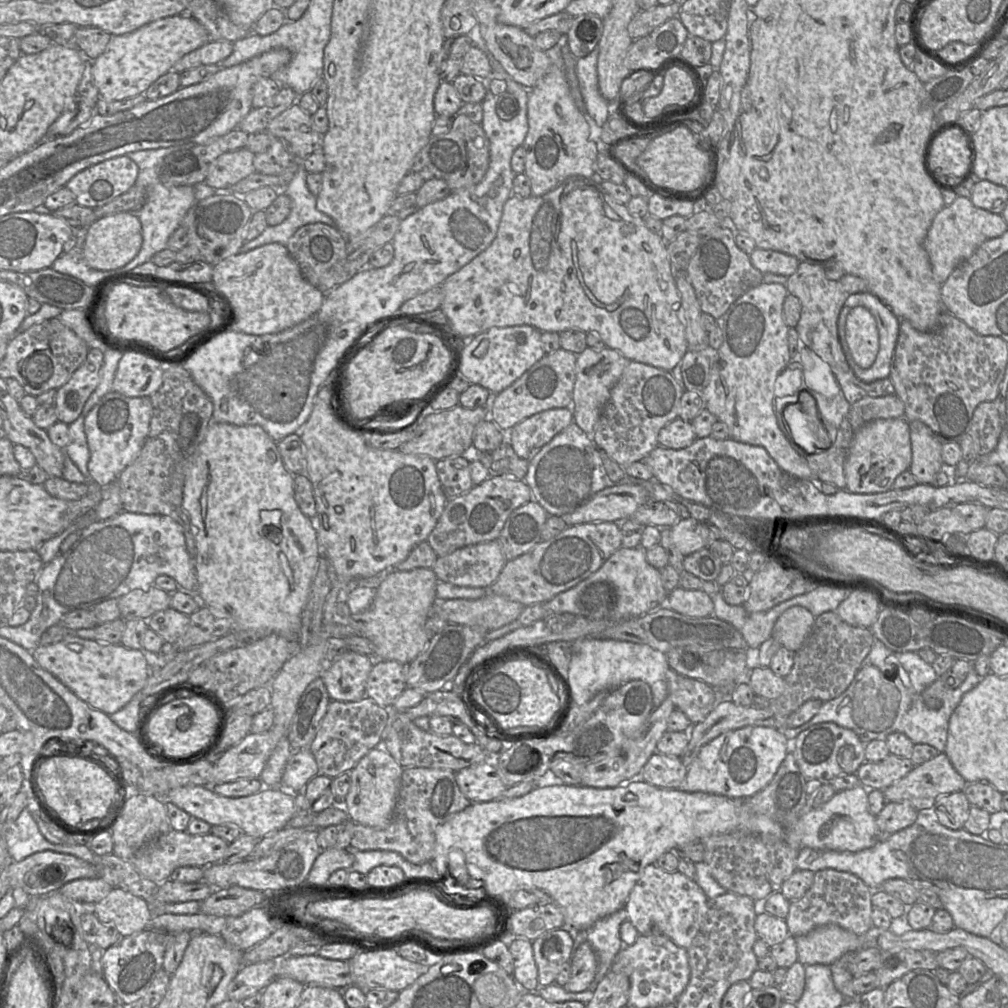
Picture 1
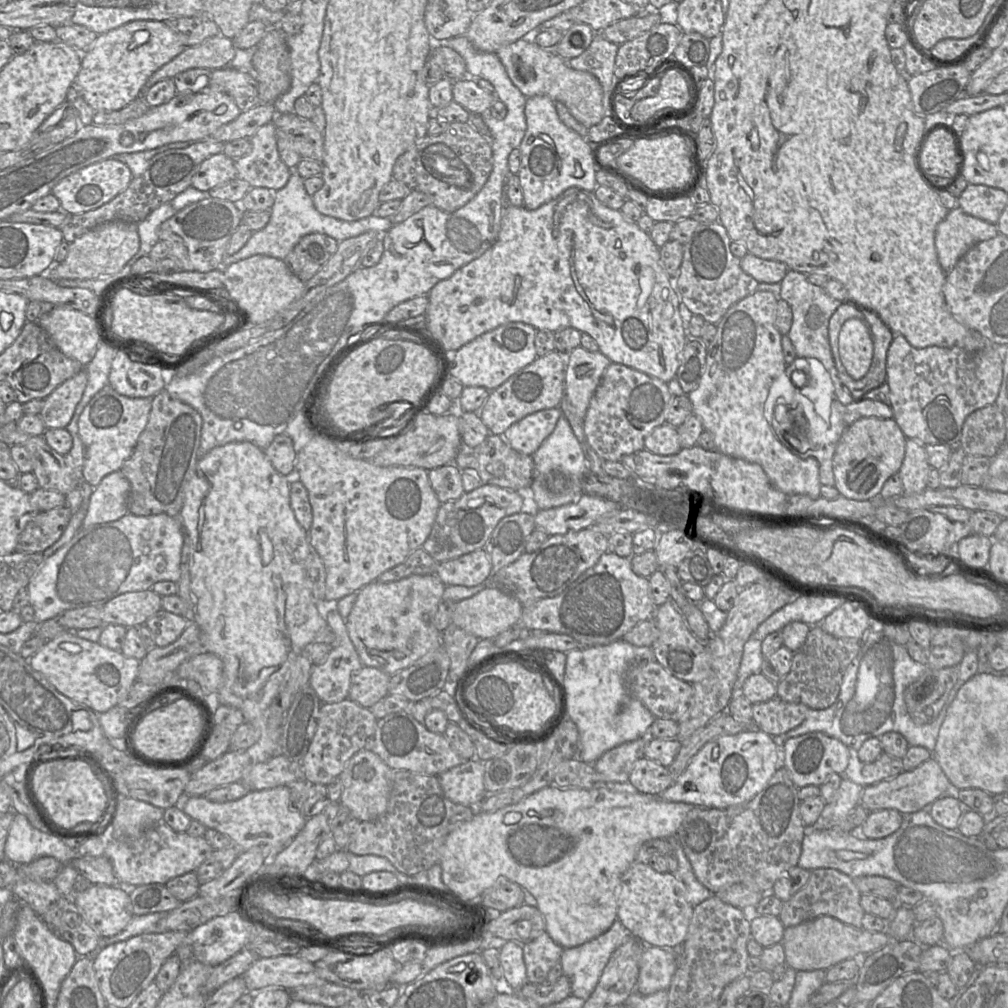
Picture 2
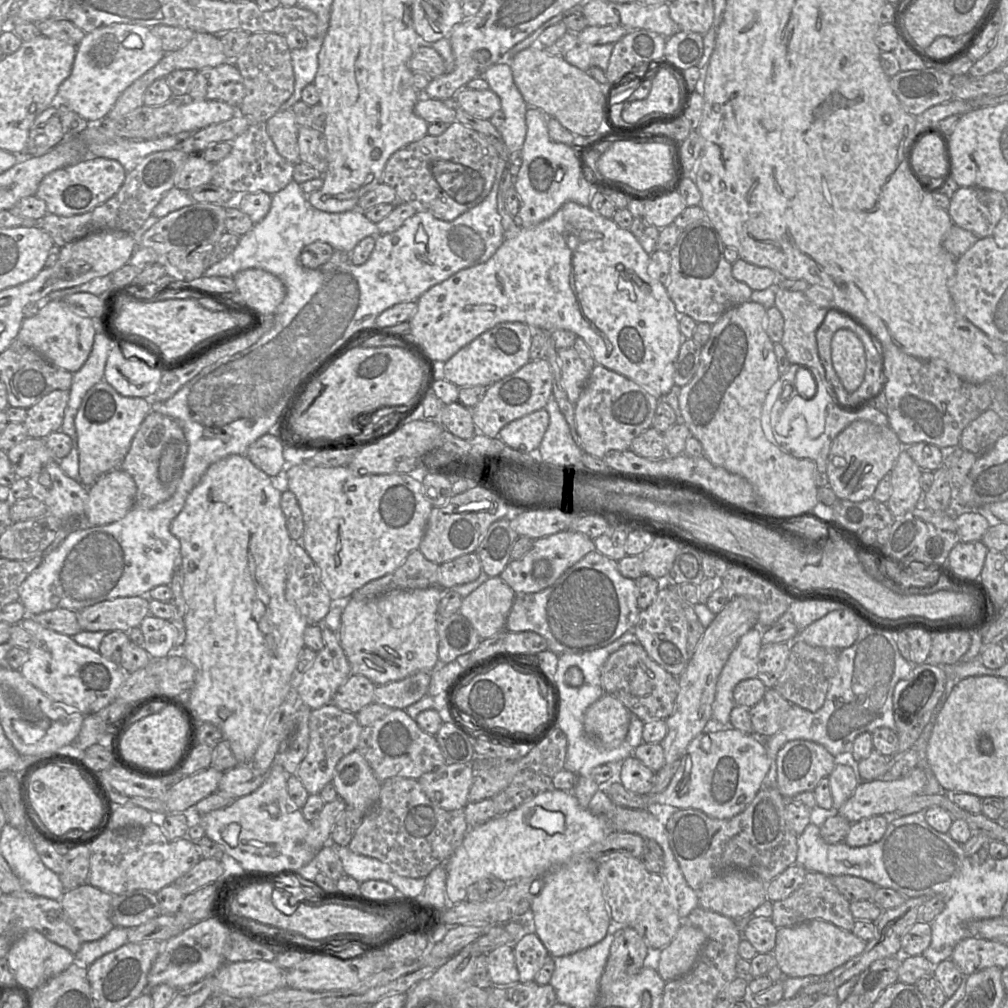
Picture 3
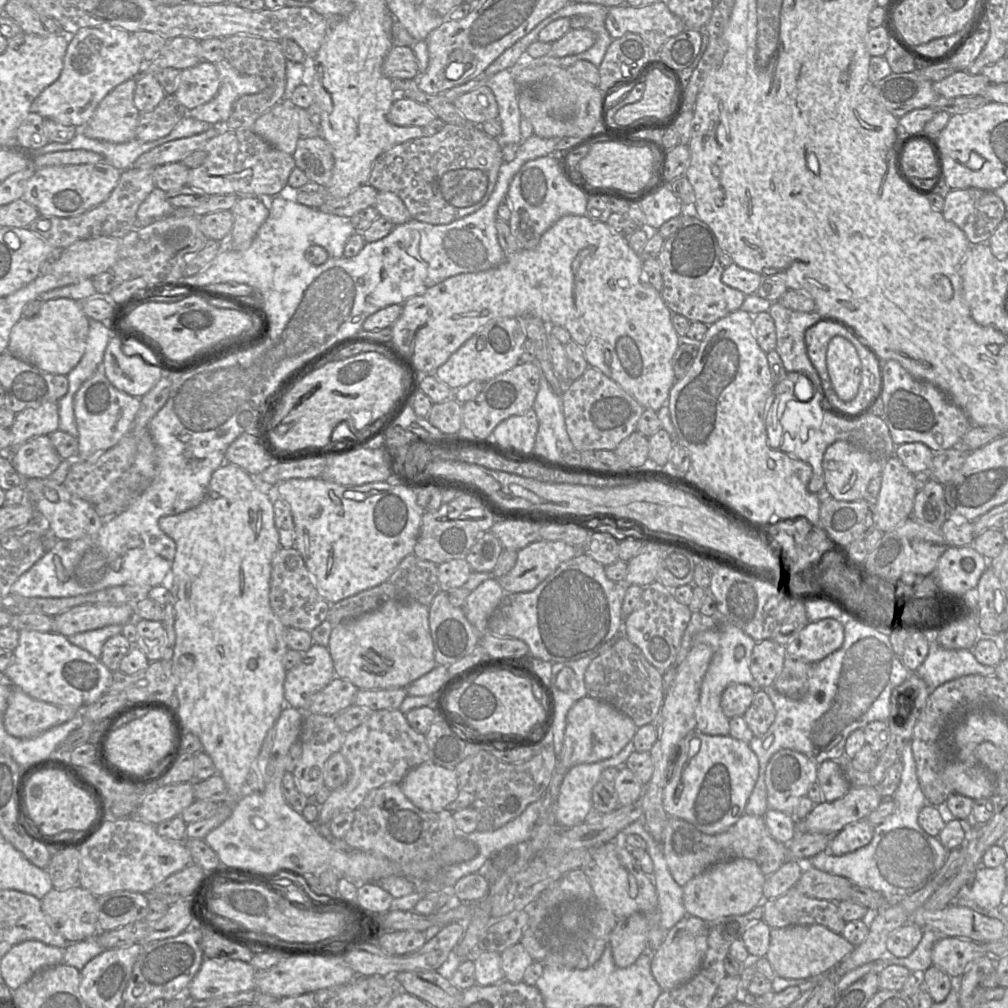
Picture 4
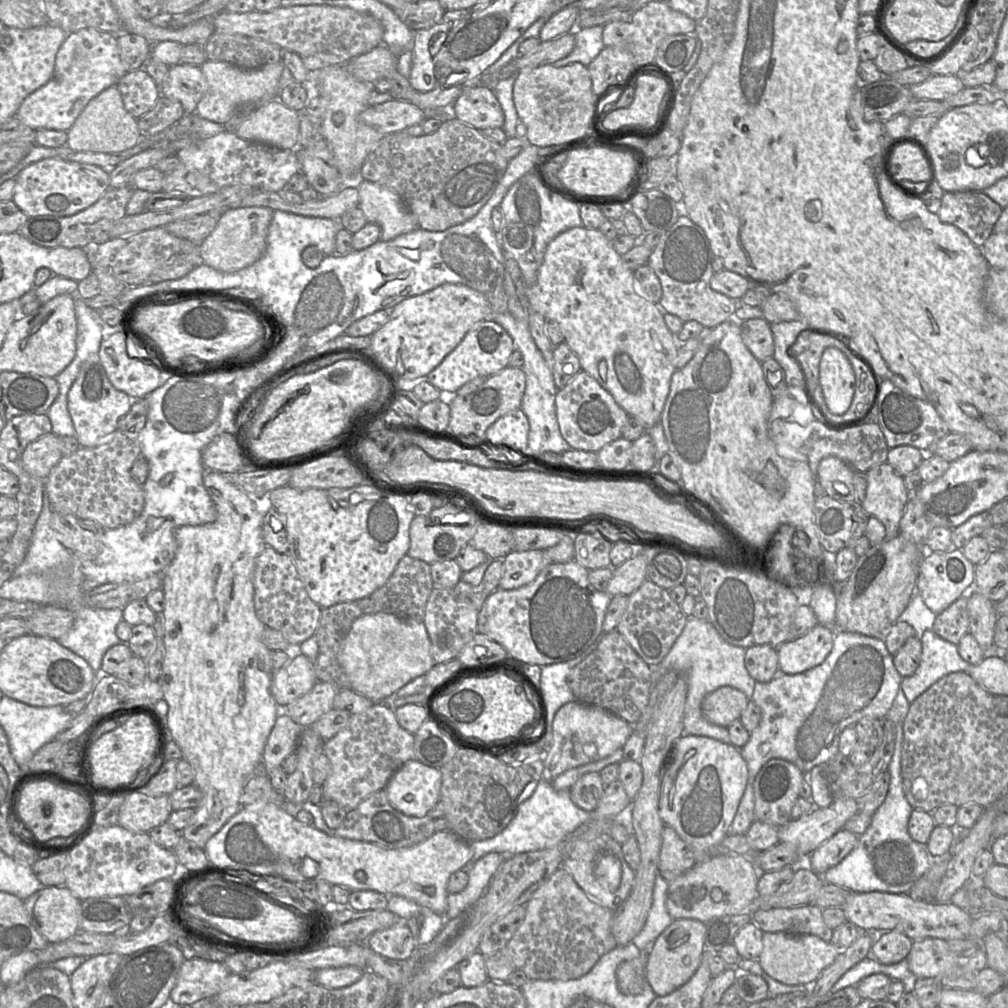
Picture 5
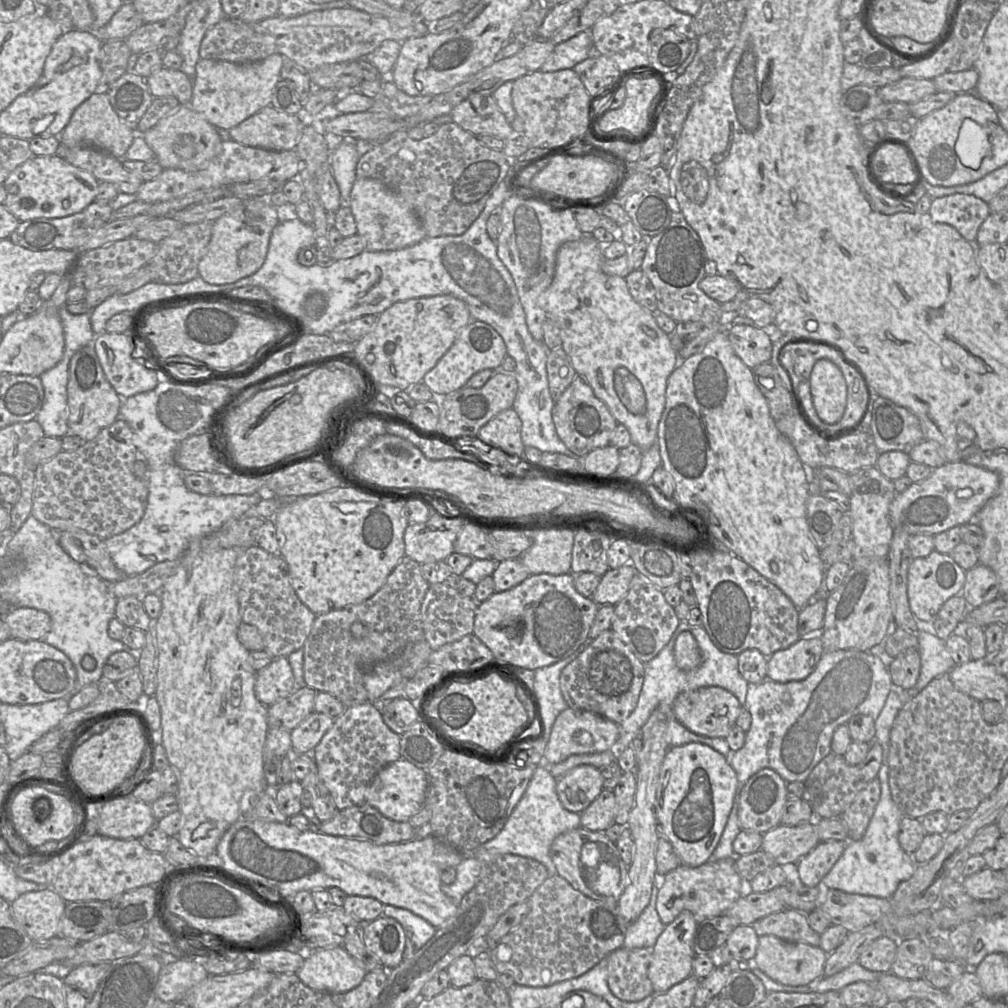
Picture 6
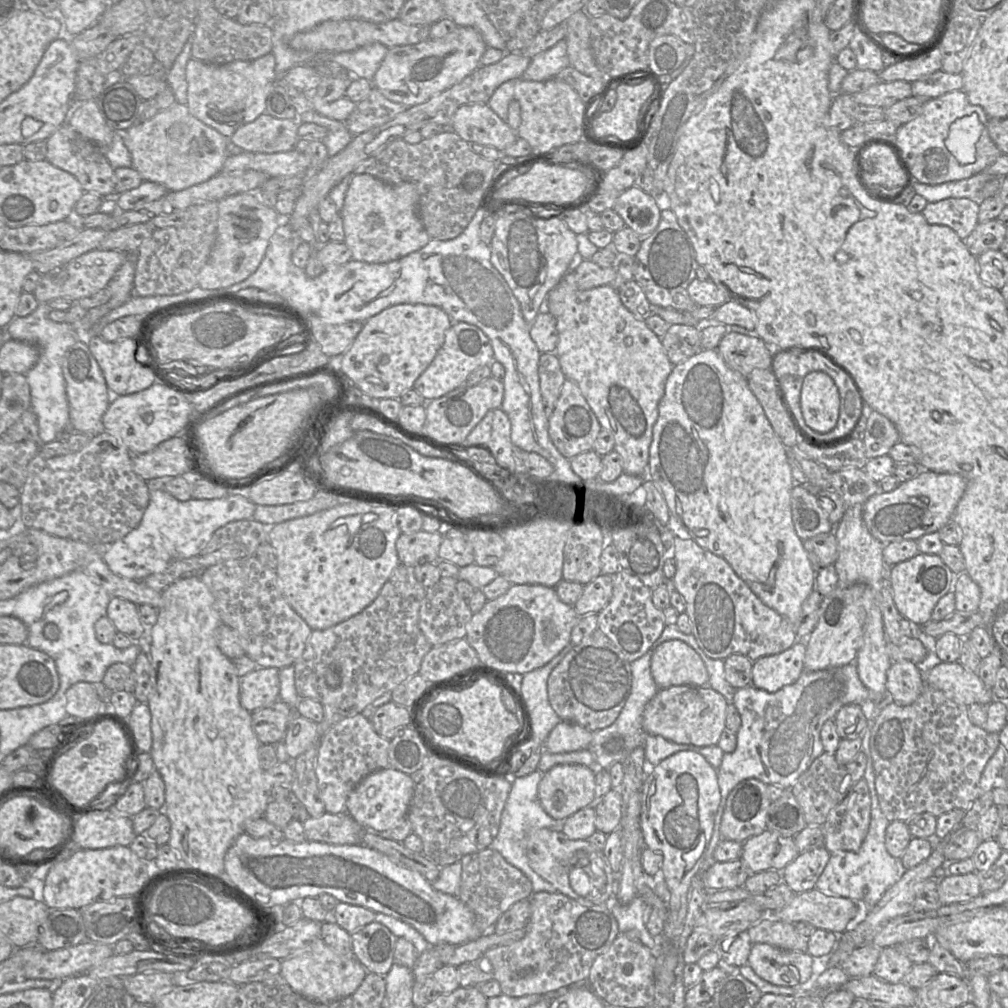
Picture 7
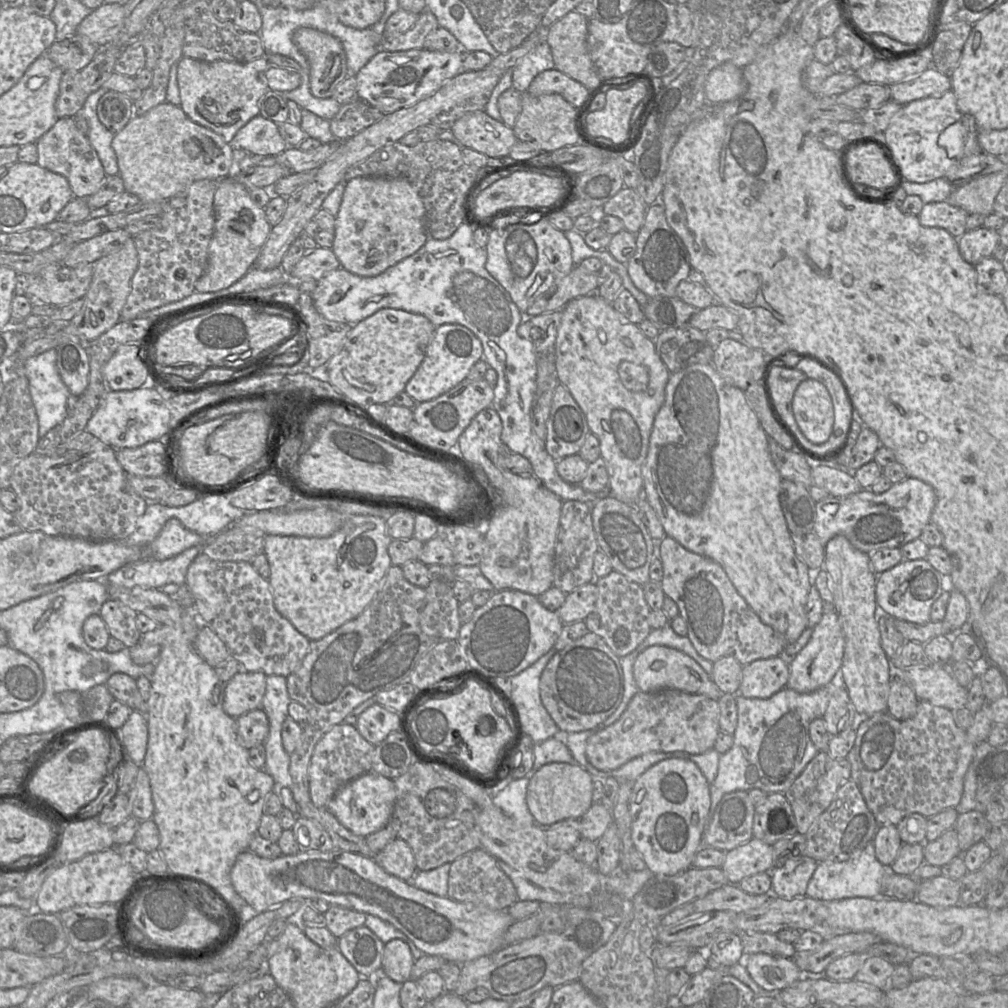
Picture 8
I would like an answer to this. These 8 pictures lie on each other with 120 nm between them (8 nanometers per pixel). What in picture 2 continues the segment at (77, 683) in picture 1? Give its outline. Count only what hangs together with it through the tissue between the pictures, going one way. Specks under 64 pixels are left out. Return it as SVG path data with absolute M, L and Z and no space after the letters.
M65 631L48 640L29 658L29 664L64 696L96 713L103 713L116 706L137 680L140 660L79 638L75 632Z

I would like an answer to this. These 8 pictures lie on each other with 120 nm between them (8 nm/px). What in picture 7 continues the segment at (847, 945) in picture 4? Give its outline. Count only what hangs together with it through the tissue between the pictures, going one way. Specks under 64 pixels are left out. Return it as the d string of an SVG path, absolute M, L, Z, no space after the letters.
M755 943L751 947L748 965L771 984L793 987L810 978L814 960L807 951L782 950L767 943Z

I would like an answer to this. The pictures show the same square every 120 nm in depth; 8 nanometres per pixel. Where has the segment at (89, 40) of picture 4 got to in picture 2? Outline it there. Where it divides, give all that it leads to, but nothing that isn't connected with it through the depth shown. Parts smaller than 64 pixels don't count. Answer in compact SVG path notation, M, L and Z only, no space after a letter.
M152 20L129 22L97 36L92 46L82 54L81 68L74 86L94 111L119 110L139 97L149 77L185 48L168 22Z

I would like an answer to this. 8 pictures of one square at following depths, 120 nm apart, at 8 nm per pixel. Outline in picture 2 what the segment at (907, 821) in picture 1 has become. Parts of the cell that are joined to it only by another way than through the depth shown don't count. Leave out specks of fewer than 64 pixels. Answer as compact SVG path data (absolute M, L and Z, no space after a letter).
M895 809L870 812L866 821L850 832L857 838L880 839L893 834L902 824L903 814Z

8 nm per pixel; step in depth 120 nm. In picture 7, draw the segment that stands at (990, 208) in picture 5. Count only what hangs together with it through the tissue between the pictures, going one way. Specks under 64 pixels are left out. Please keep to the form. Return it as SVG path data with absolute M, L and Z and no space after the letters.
M946 198L928 202L921 213L929 224L948 226L964 240L979 223L979 203L968 198Z

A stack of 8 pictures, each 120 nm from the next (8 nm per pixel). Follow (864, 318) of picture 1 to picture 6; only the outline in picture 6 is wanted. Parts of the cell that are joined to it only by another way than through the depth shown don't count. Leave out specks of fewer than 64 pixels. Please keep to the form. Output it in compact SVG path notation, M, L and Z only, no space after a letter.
M820 359L814 364L809 382L818 417L827 424L838 422L847 406L847 384L839 367Z

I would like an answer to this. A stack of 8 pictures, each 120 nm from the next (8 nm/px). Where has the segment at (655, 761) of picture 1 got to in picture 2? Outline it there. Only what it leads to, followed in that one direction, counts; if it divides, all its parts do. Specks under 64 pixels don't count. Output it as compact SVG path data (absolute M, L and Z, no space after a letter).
M642 757L631 771L629 782L641 793L659 795L675 782L668 767Z

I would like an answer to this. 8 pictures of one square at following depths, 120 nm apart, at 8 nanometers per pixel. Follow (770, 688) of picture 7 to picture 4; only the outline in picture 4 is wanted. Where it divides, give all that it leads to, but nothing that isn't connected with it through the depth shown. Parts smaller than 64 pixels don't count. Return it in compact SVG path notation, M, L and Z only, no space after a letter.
M826 618L809 622L786 646L787 655L816 664L837 651L843 645L844 638L843 621Z

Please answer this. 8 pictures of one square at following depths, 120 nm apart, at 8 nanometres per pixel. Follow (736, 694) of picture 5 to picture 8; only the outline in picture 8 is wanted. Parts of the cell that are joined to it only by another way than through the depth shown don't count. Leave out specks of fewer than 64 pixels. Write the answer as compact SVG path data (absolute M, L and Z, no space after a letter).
M665 689L653 692L638 691L630 700L621 717L612 725L588 738L586 757L600 771L612 771L628 761L647 753L683 751L701 754L714 747L719 729L720 709L717 700L701 694Z

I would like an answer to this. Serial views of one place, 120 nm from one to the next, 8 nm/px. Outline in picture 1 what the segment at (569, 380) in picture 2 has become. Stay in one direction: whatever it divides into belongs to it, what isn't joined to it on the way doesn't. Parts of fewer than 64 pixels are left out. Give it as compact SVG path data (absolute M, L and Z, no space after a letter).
M587 347L577 355L576 381L571 409L574 414L574 422L588 435L593 434L601 411L609 399L611 389L629 362L631 361L620 352L608 347L602 349Z

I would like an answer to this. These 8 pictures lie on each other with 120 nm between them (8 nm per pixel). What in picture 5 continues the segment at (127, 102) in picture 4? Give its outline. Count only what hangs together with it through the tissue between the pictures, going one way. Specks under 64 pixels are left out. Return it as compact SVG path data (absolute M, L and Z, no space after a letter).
M117 85L106 88L89 101L67 136L66 145L73 152L119 153L131 149L140 140L137 119L125 109Z

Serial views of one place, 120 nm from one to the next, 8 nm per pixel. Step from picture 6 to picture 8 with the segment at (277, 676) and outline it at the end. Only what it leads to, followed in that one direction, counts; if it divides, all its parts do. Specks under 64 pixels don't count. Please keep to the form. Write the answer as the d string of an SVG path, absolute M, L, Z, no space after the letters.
M240 670L224 687L223 710L237 718L251 710L261 708L266 691L266 675L262 672Z

